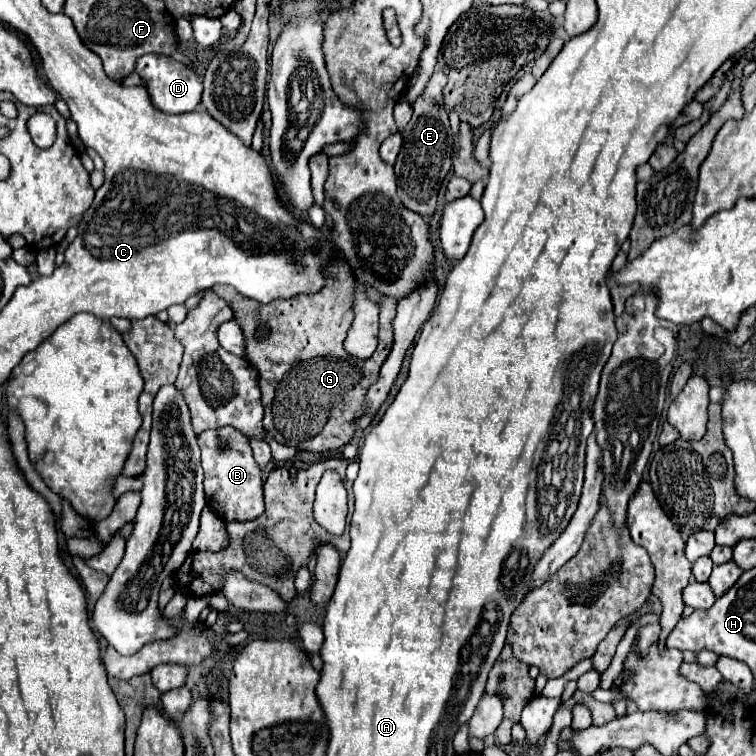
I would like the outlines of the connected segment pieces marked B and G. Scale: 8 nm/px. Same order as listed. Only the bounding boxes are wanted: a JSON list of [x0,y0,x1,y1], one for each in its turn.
[[198,425,264,521],[214,259,396,451]]

